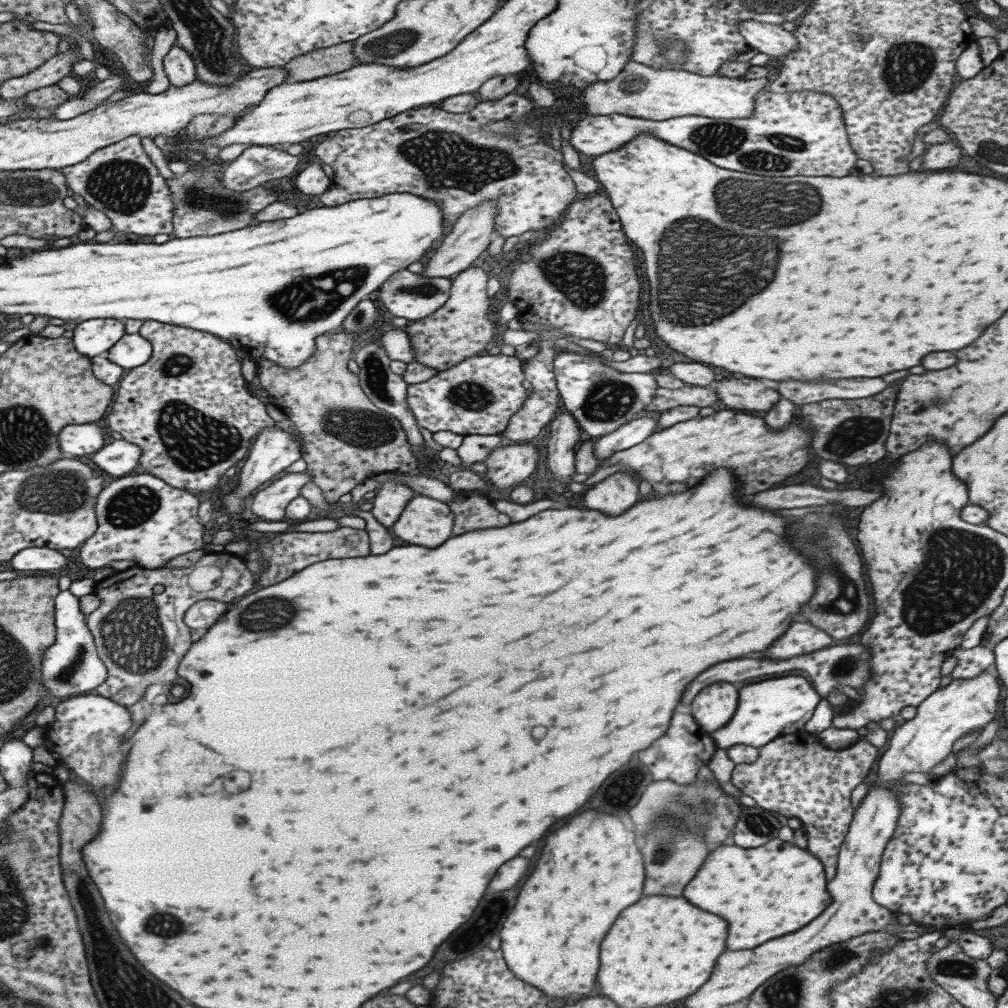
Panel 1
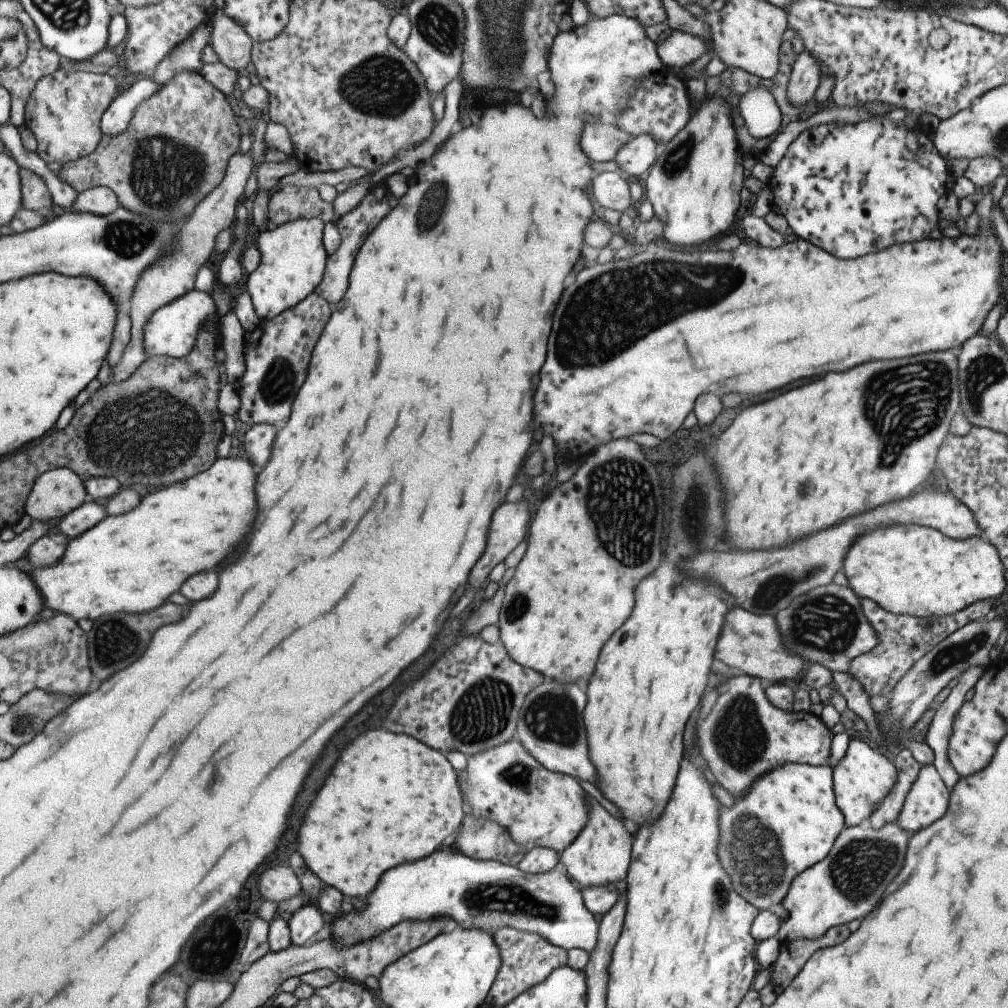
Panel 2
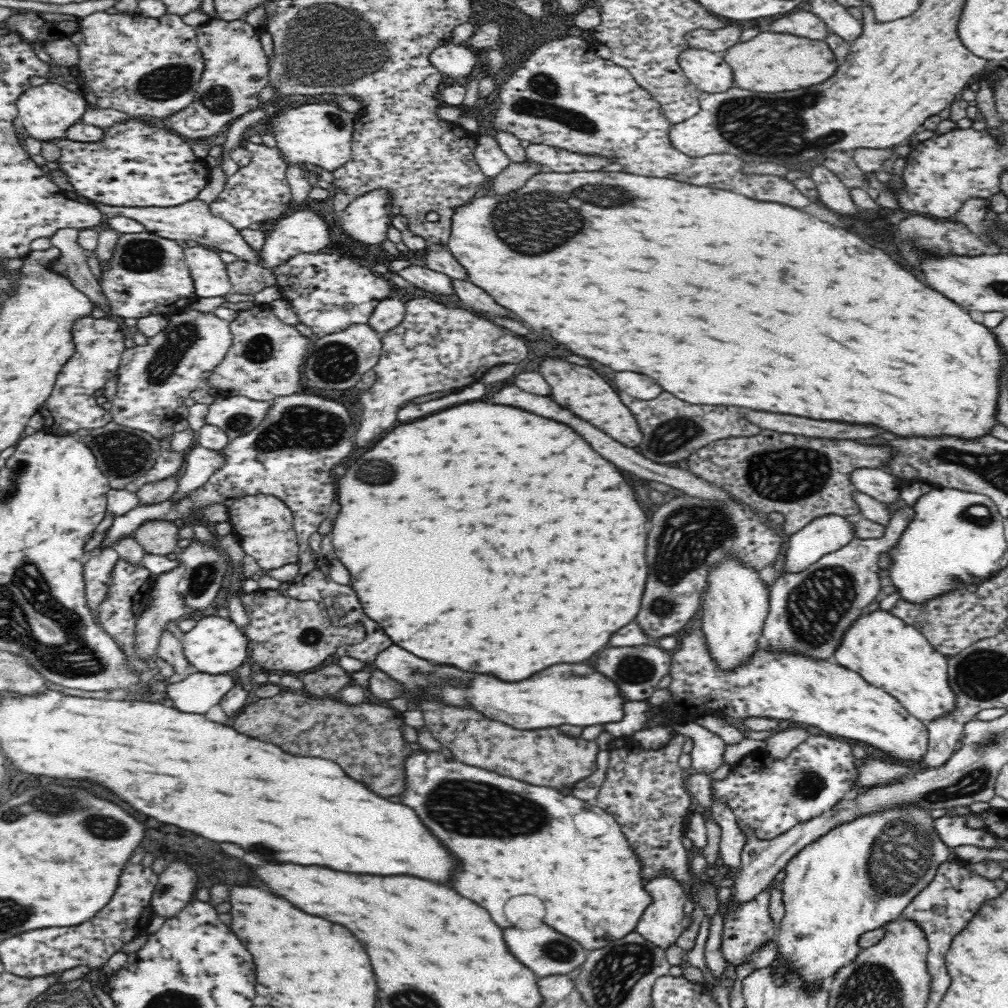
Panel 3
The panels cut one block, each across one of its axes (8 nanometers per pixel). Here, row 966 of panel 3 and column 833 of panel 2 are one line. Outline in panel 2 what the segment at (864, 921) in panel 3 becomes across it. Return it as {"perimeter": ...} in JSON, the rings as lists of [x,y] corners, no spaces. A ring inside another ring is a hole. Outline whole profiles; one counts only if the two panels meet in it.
{"perimeter":[[[784,763],[760,775],[745,795],[734,798],[733,806],[719,808],[722,840],[718,844],[718,856],[722,858],[720,862],[726,868],[726,874],[730,874],[734,890],[752,906],[763,911],[772,904],[780,904],[790,881],[829,854],[838,834],[845,827],[844,815],[836,804],[833,768],[829,764]]]}

